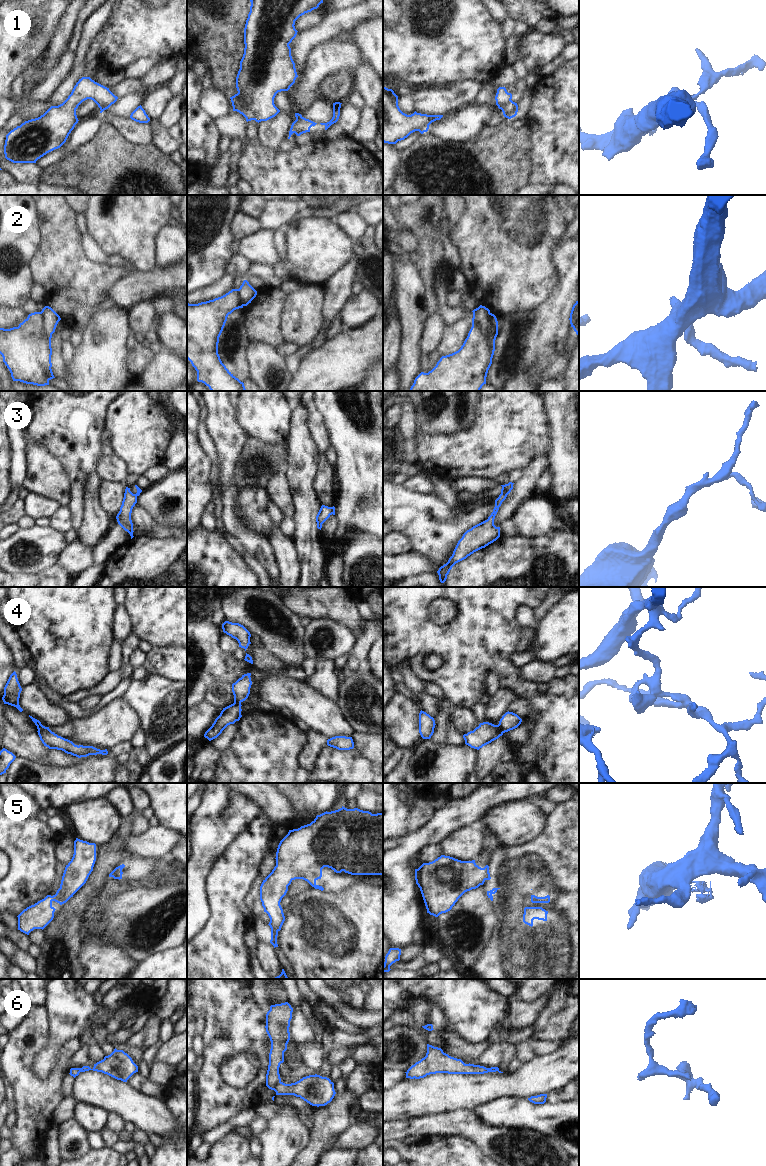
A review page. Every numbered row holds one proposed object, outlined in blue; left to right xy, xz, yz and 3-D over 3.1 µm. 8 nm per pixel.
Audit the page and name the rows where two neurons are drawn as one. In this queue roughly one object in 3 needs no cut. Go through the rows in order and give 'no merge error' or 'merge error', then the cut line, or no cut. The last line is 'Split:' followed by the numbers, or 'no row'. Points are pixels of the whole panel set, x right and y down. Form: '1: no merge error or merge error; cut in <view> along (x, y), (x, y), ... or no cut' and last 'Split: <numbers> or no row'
1: merge error; cut in yz along (511, 100), (500, 108)
2: merge error; cut in yz along (490, 313), (490, 328), (486, 332), (478, 323), (472, 321)
3: merge error; cut in yz along (508, 492), (500, 495)
4: merge error; cut in yz along (497, 725), (502, 733)
5: merge error; cut in yz along (484, 867), (486, 872), (485, 879)
6: merge error; cut in xz along (280, 1080), (274, 1090)
Split: 1, 2, 3, 4, 5, 6

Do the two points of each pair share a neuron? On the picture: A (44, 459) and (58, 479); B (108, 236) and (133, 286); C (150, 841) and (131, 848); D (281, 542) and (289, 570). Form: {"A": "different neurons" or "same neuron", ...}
{"A": "same neuron", "B": "different neurons", "C": "same neuron", "D": "same neuron"}

